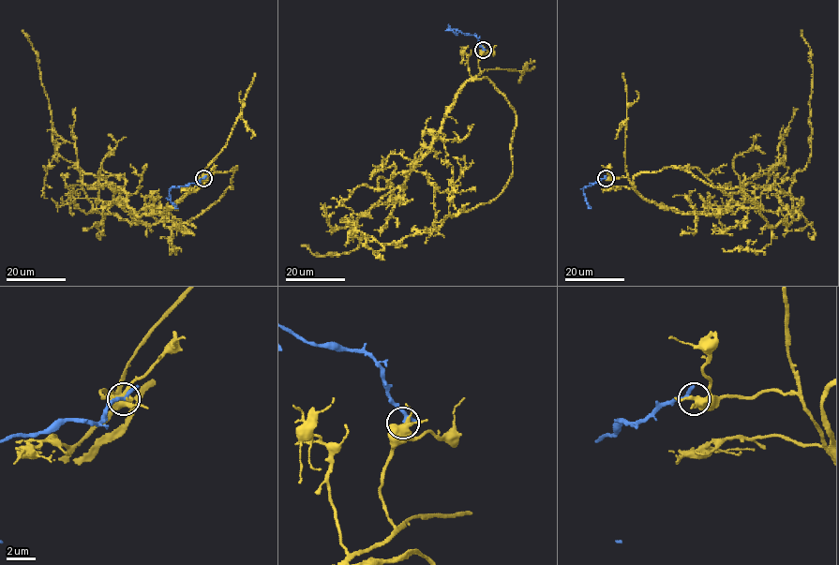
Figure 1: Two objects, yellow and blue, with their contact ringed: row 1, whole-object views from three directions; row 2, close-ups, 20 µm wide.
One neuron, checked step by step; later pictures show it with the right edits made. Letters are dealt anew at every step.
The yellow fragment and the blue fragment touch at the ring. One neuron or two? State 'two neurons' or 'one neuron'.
two neurons

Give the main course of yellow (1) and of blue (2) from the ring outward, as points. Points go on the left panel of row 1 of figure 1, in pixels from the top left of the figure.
1: (202, 178), (193, 191), (236, 168), (232, 188), (175, 227), (98, 213), (55, 151), (22, 29)
2: (202, 178), (198, 184), (170, 188), (170, 200), (178, 208)

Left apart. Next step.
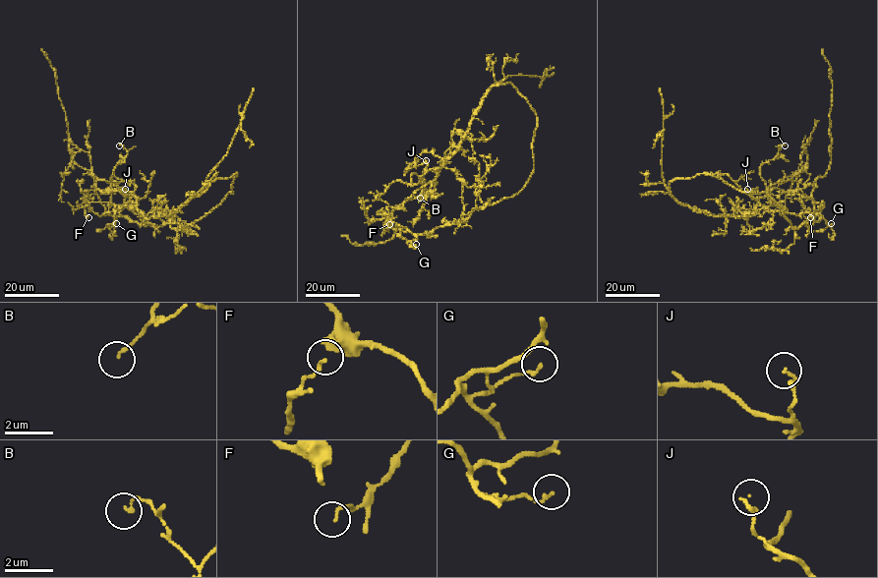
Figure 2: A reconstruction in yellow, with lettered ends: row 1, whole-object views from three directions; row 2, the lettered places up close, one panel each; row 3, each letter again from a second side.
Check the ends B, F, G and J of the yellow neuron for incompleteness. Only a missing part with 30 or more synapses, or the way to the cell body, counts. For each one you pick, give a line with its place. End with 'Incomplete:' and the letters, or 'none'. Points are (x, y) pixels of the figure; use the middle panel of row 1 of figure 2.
Incomplete: none

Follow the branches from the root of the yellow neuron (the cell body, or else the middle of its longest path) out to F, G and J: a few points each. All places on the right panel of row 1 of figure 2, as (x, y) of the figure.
F: (727, 184), (698, 174), (669, 188), (709, 215), (744, 218), (773, 188), (794, 190), (820, 202), (810, 217)
G: (727, 184), (740, 191), (768, 194), (794, 228), (809, 226), (820, 216), (830, 226), (831, 223)
J: (727, 184), (698, 174), (674, 179), (669, 188), (678, 202), (709, 215), (744, 218), (758, 202), (747, 189)

